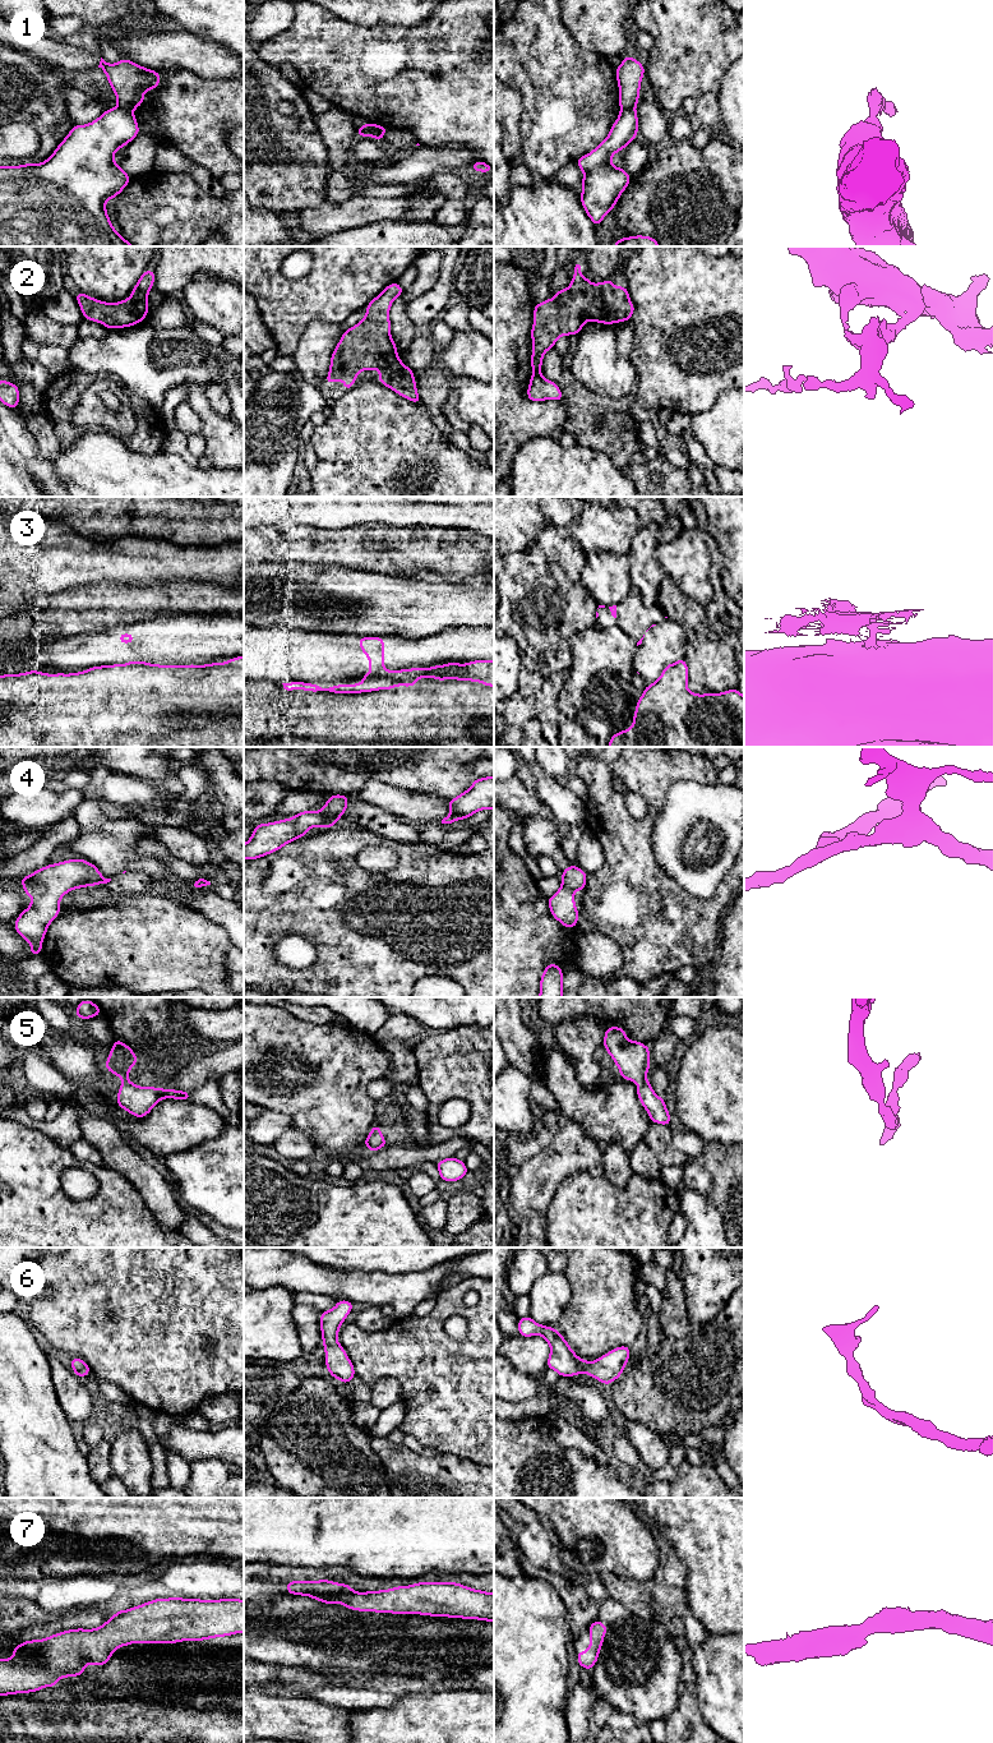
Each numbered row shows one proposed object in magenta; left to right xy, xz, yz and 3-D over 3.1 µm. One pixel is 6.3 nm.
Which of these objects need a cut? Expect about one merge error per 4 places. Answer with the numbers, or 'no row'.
1, 3

